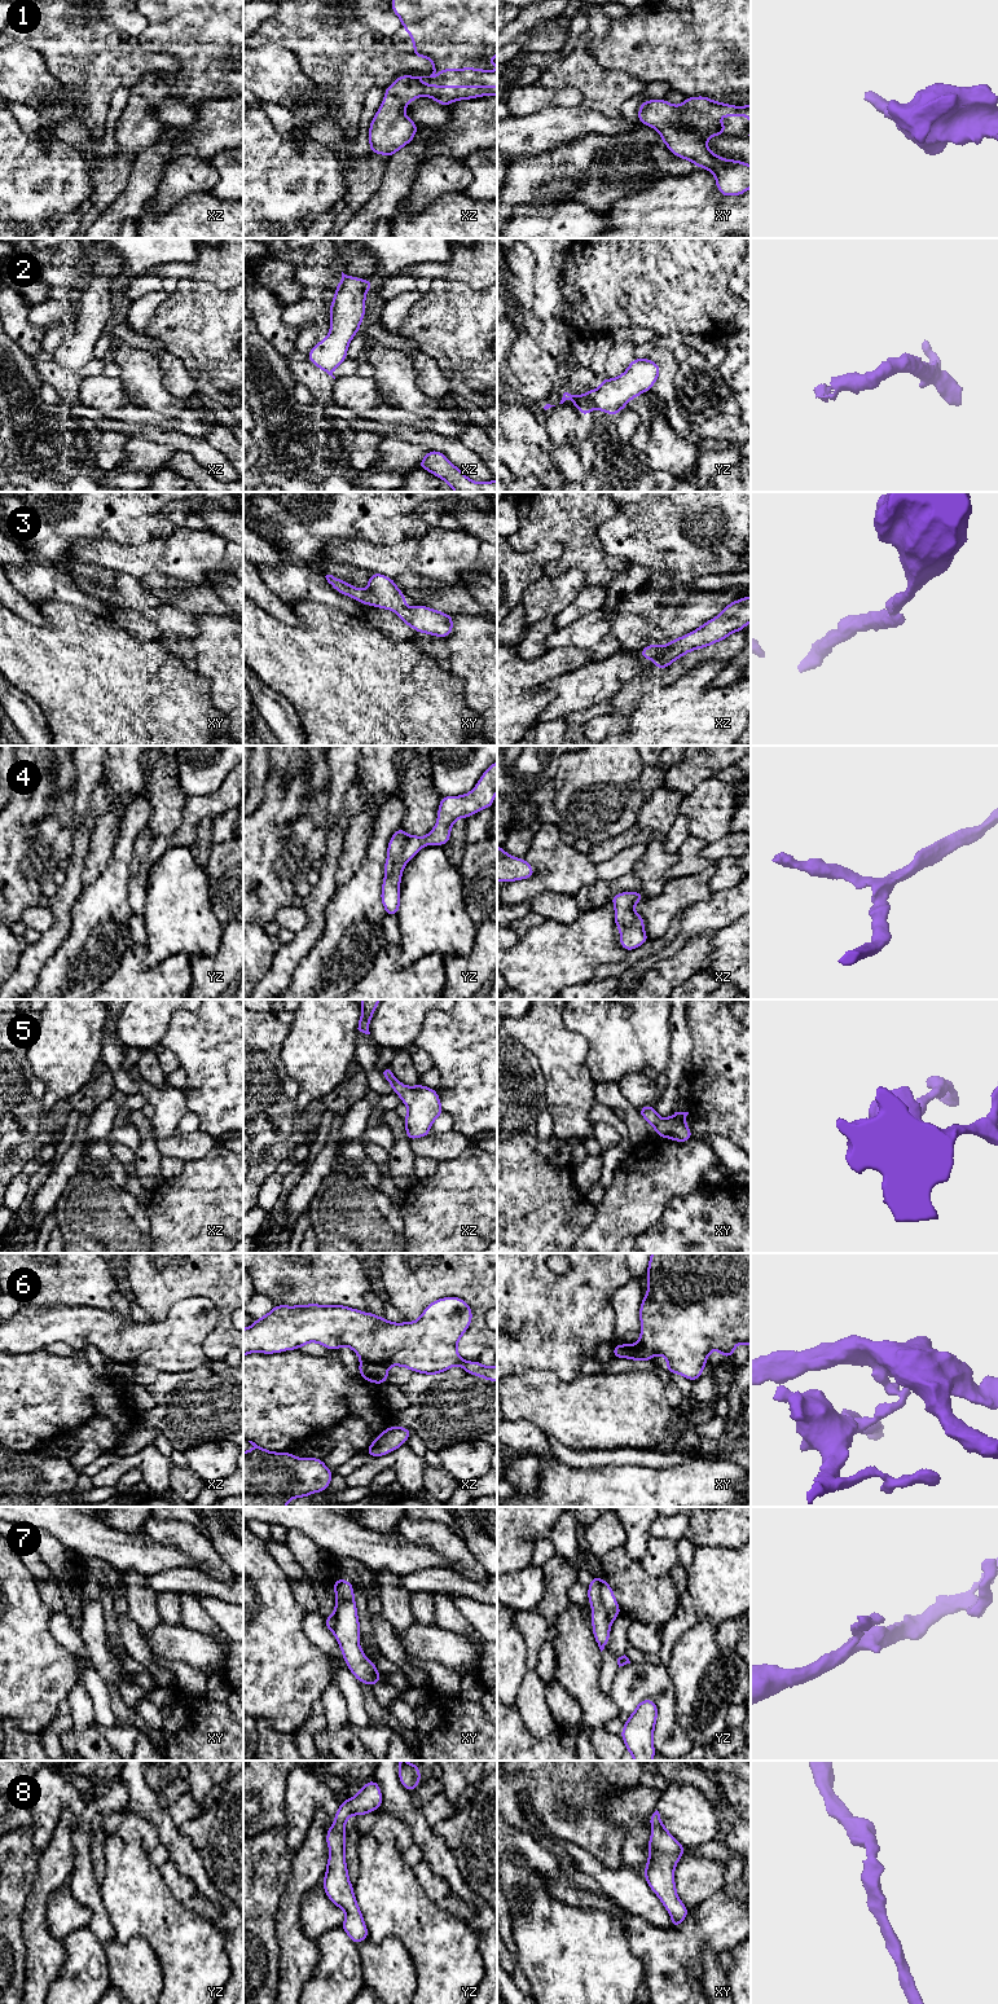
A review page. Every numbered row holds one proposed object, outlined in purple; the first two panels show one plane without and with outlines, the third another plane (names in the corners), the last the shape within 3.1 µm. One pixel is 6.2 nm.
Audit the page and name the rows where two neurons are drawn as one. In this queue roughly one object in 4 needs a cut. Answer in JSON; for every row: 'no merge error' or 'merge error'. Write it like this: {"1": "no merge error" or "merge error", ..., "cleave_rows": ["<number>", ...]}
{"1": "no merge error", "2": "no merge error", "3": "merge error", "4": "no merge error", "5": "no merge error", "6": "merge error", "7": "merge error", "8": "no merge error", "cleave_rows": ["3", "6", "7"]}

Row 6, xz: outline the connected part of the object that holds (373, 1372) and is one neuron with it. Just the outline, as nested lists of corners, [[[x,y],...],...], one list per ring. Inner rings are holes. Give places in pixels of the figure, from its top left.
[[[361,1361],[359,1364],[359,1375],[365,1379],[365,1381],[374,1384],[384,1384],[388,1377],[388,1367],[378,1363],[369,1363]]]

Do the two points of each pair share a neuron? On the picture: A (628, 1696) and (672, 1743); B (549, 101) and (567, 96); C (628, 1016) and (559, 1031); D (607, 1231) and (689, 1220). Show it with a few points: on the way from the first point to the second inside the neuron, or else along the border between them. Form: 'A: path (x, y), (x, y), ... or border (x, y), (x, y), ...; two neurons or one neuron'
A: path (647, 1693), (653, 1693), (665, 1706), (665, 1726); one neuron
B: path (553, 97), (563, 97); one neuron
C: border (562, 1013), (565, 1025), (588, 1042), (587, 1053); two neurons
D: border (671, 1199), (662, 1217), (634, 1236); two neurons

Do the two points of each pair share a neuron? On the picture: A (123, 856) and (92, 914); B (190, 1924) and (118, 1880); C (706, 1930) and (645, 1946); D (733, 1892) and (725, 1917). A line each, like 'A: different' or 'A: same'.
A: same
B: same
C: same
D: same

